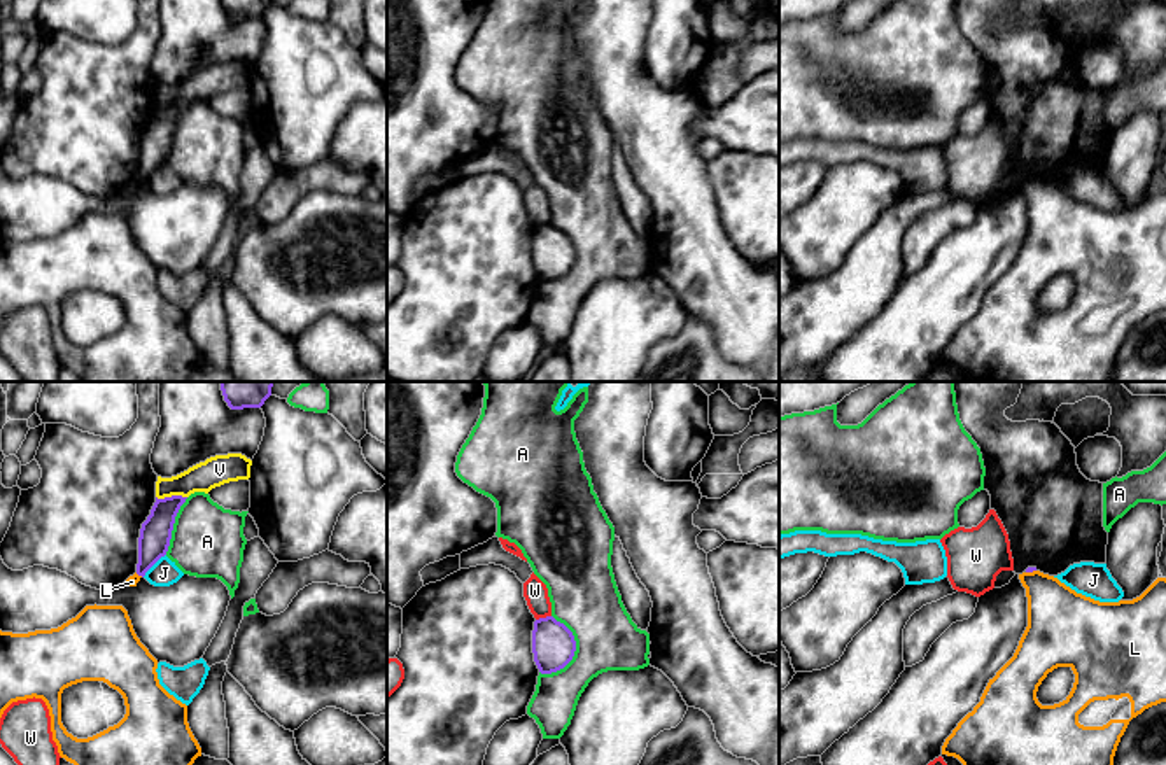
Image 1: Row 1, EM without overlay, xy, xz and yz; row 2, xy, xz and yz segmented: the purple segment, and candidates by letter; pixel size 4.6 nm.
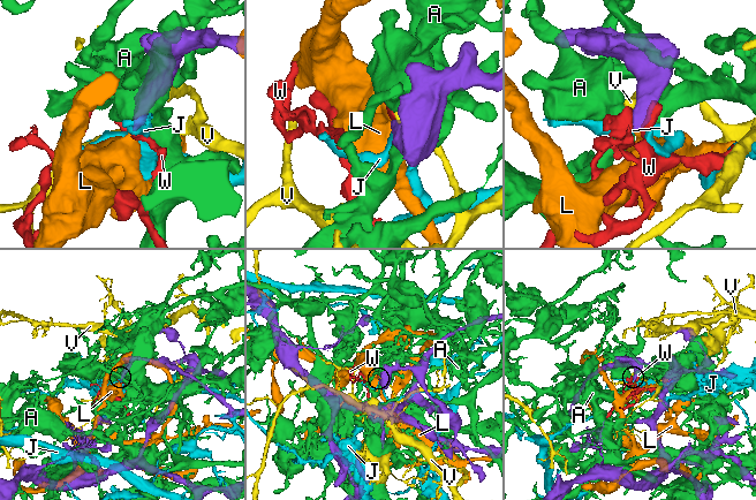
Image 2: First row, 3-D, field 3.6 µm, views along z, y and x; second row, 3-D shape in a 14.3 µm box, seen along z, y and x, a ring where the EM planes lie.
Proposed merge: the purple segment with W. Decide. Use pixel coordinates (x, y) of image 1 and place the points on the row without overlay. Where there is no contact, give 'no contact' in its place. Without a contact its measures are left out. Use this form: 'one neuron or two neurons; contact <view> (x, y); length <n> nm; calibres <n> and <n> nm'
two neurons; contact xz (543, 226); length 80 nm; calibres 200 and 110 nm

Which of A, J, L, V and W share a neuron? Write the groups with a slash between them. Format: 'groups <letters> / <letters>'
groups A / J / L / V / W

